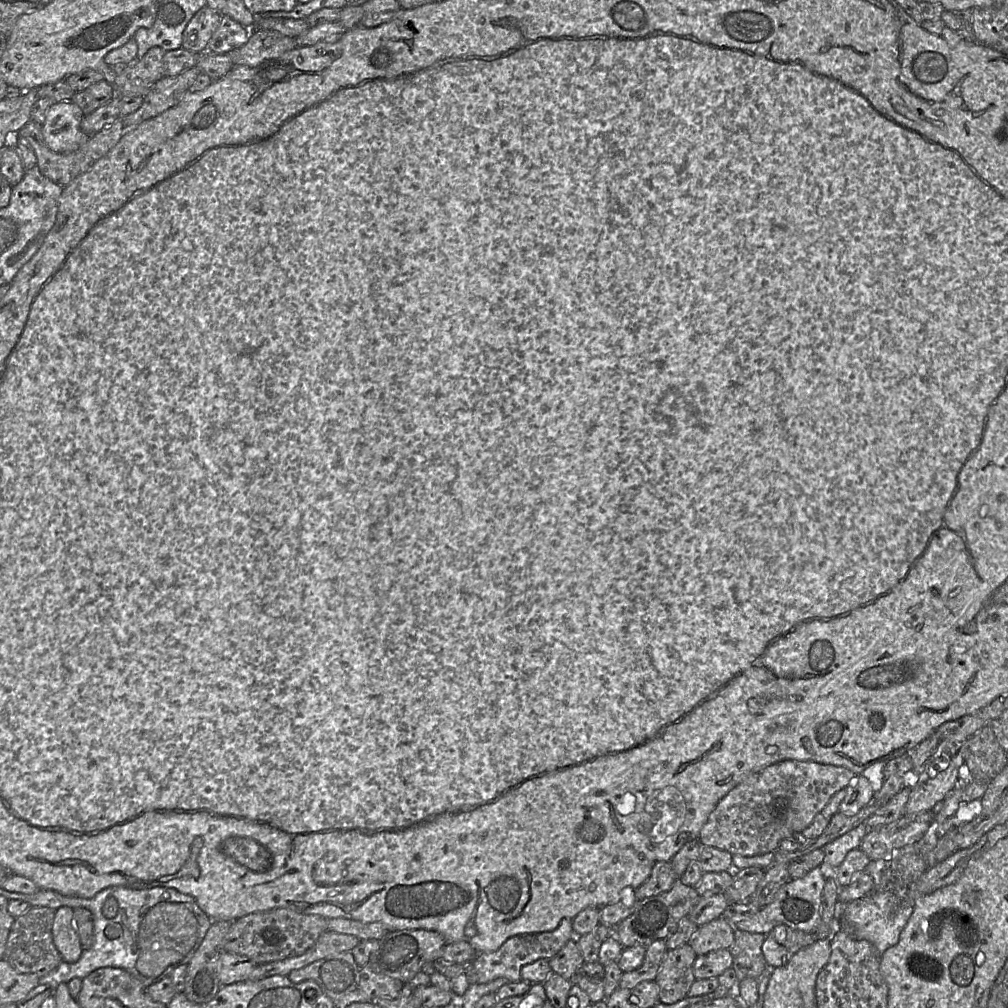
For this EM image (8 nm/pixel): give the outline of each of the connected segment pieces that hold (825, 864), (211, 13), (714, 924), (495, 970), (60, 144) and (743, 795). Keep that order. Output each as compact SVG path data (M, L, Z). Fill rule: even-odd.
M865 822L860 823L845 834L830 841L822 847L825 856L819 868L823 871L825 878L832 876L828 875L826 870L836 869L843 862L849 851L860 847L860 844L868 830L869 827Z
M207 5L199 10L183 33L182 47L194 53L204 53L212 35L219 27L222 14Z
M719 917L699 926L688 943L697 955L717 949L730 949L735 940L736 929L726 918Z
M562 919L558 927L552 931L513 936L494 952L478 953L476 958L471 962L470 969L466 975L470 979L470 984L488 983L497 978L506 978L509 983L518 982L521 980L521 969L524 965L538 959L549 960L572 938L574 938L574 931L571 919Z
M71 100L57 102L46 112L41 131L47 146L56 153L77 150L89 139L80 127L84 113Z
M783 760L767 766L748 776L718 802L700 831L699 841L732 855L775 852L782 839L801 833L830 798L856 777L846 767L815 761ZM775 806L781 810L776 811Z

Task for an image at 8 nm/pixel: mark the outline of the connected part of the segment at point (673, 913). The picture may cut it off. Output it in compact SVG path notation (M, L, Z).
M678 877L668 891L638 900L630 915L613 929L613 934L624 948L635 945L648 947L656 940L666 940L675 933L678 923L690 913L699 899L695 887L685 885Z

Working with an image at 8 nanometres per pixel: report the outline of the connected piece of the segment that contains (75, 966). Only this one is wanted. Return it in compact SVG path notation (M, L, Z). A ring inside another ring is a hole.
M113 886L91 898L66 896L48 889L39 889L32 894L12 892L4 897L54 910L63 906L72 909L82 907L93 914L92 946L83 950L78 961L63 961L54 971L40 977L39 985L46 985L52 990L56 990L61 983L68 983L73 978L84 979L95 970L105 967L124 969L148 987L169 977L177 967L188 964L213 923L194 898L168 887ZM107 899L115 899L118 902L118 913L114 918L106 918L102 913Z

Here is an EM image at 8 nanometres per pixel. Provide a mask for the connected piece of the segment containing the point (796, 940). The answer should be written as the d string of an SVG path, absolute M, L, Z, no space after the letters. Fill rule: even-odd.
M778 925L766 935L762 952L768 967L781 967L796 952L812 945L817 939L818 935L815 932L804 932Z

